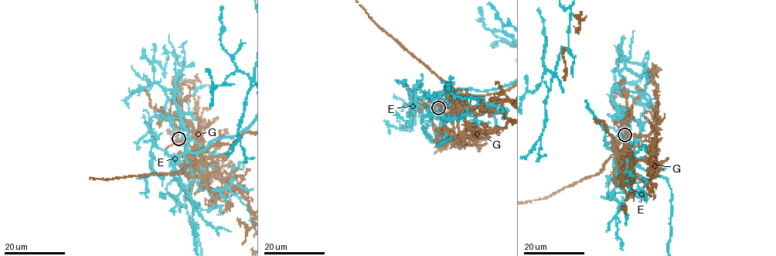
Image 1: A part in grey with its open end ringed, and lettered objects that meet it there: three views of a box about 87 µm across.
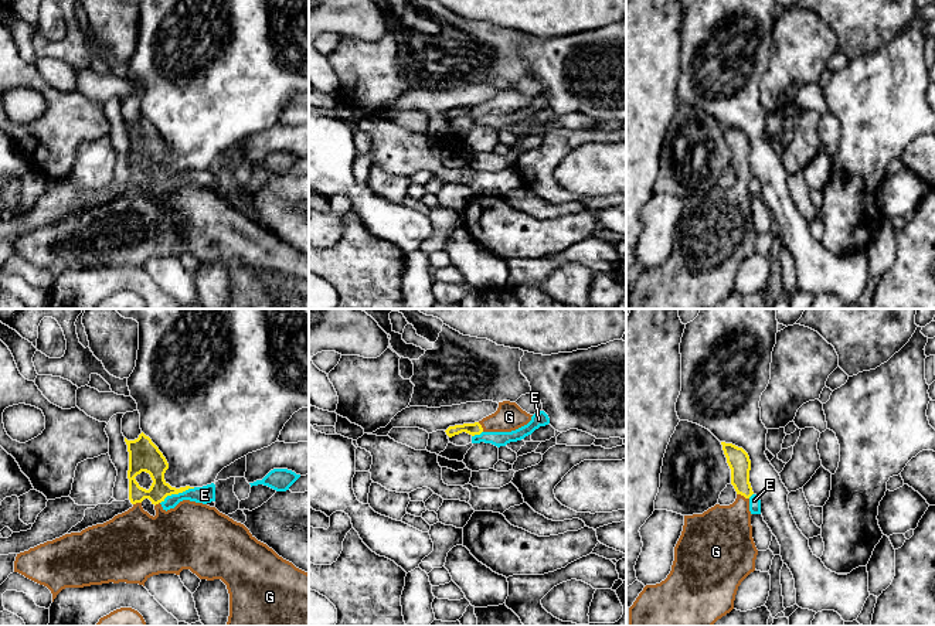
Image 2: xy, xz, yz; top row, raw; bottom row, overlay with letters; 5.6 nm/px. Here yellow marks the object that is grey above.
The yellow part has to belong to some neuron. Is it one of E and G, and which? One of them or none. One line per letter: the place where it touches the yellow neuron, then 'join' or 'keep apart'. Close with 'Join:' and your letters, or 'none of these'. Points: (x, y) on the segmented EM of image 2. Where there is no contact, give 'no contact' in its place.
E: contact xy (177, 493); keep apart
G: contact yz (743, 494); join
Join: G

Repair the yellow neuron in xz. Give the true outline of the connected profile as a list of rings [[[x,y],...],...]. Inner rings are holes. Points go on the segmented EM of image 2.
[[[503,401],[499,402],[499,408],[494,414],[483,418],[475,423],[463,423],[449,426],[445,432],[449,438],[466,432],[472,436],[482,432],[511,432],[531,421],[530,414],[523,411],[516,402]]]

